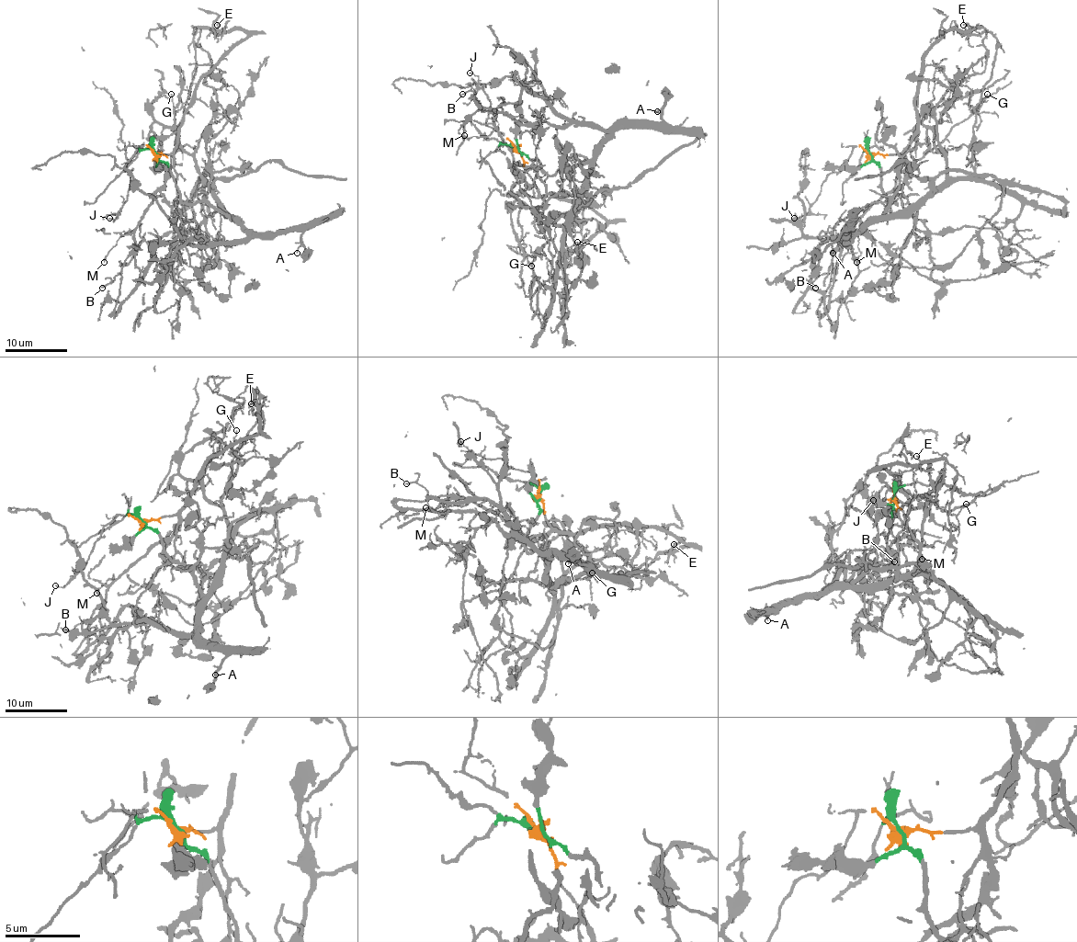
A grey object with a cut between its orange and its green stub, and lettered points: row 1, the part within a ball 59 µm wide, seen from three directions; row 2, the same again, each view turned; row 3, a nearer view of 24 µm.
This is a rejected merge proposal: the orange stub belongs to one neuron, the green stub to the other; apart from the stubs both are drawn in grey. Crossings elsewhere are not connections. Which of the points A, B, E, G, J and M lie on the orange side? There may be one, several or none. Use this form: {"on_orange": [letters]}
{"on_orange": ["B", "E", "G", "J", "M"]}

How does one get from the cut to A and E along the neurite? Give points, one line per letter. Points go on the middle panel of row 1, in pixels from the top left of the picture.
A: (515, 149), (539, 163), (549, 175), (584, 164), (619, 127), (650, 127), (660, 122), (662, 111), (657, 111)
E: (515, 149), (540, 196), (551, 194), (581, 200), (607, 221), (580, 246), (576, 242)

